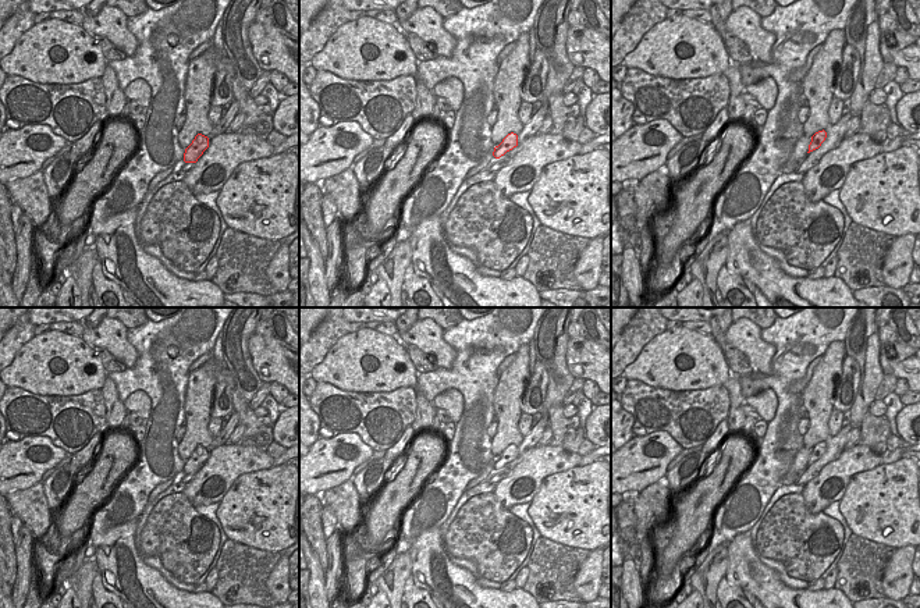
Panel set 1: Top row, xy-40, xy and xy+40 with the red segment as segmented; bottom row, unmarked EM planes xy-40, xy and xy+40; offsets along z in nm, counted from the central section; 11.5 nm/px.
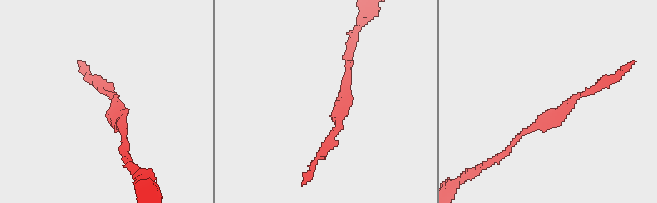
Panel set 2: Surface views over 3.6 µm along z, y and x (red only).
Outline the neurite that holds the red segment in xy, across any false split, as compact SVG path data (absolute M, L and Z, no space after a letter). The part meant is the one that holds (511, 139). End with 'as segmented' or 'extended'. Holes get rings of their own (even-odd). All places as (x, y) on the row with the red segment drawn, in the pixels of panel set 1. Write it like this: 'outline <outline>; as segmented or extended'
outline M511 132L502 139L502 142L498 146L494 147L493 156L495 159L500 159L501 156L504 156L507 152L512 150L516 146L518 135Z; as segmented

